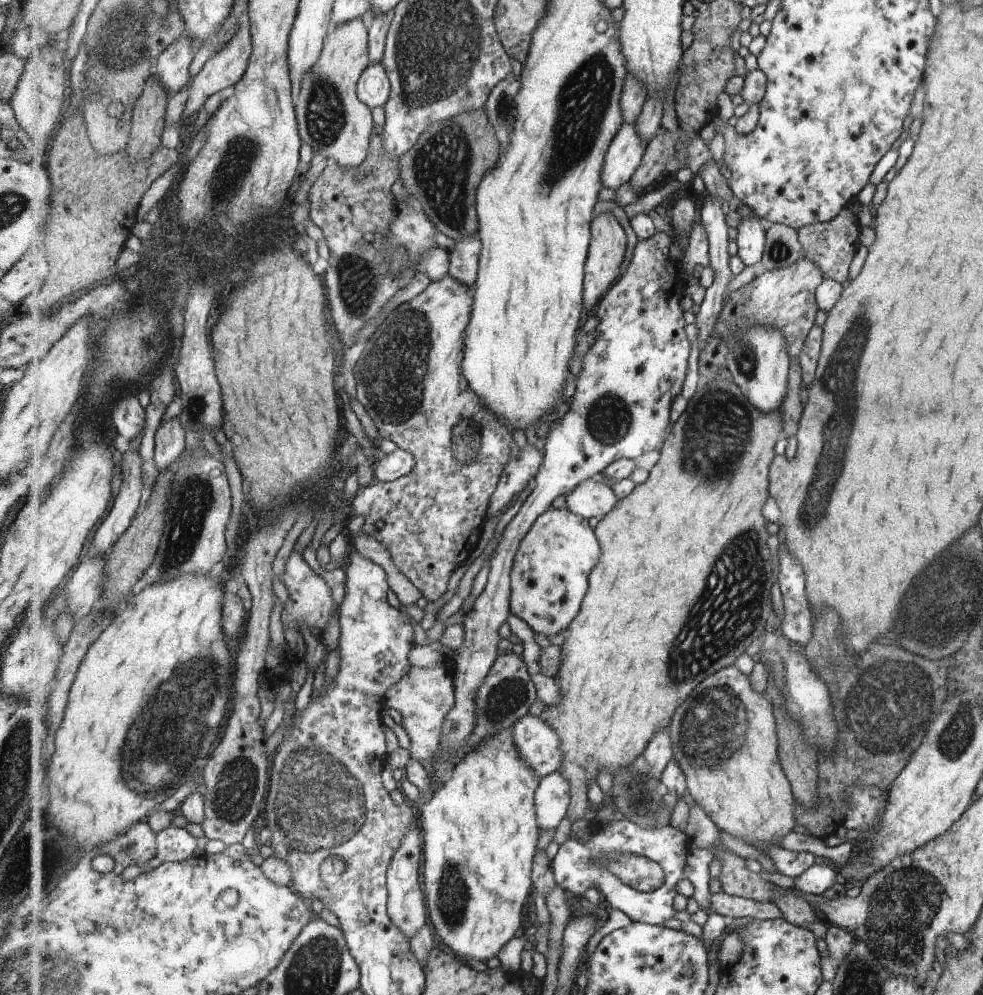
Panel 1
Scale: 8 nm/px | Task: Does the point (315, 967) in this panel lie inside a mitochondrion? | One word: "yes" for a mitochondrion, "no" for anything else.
yes

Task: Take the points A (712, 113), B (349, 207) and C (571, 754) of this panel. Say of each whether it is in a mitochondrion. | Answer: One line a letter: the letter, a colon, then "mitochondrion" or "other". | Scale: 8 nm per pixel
A: other
B: other
C: other

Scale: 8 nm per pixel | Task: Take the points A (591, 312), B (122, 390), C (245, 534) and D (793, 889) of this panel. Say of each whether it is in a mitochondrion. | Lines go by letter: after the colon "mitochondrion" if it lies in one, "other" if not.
A: other
B: other
C: other
D: other

